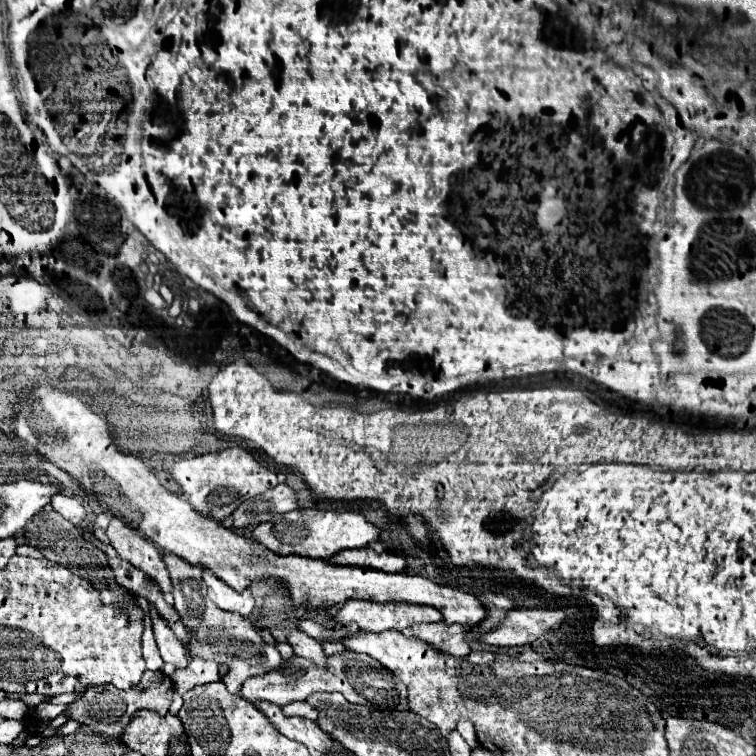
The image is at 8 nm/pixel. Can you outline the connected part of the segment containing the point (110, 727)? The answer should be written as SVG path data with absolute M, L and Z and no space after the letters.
M146 671L142 681L128 691L120 691L112 685L100 685L100 687L84 691L82 699L78 699L76 703L72 703L68 707L68 713L70 713L70 719L78 721L84 727L90 727L98 733L120 739L124 727L130 723L130 719L136 711L150 709L150 711L156 711L158 715L166 715L168 707L172 703L172 693L174 693L172 691L172 681L170 681L168 675L164 675L160 671Z

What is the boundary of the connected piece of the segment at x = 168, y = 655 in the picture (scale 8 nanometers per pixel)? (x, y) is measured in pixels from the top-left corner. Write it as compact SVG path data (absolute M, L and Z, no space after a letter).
M152 609L152 625L154 625L154 635L156 635L156 643L160 649L160 655L166 663L176 665L176 669L180 669L180 659L188 659L188 653L184 649L184 645L176 639L174 631L166 625L164 619L160 619L160 615L156 613L156 609Z

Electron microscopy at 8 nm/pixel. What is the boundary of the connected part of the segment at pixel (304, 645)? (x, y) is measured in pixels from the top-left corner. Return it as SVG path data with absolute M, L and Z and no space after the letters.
M292 629L292 631L288 631L286 639L288 639L288 643L292 645L292 649L294 649L294 653L296 653L298 657L310 659L310 661L314 661L314 663L318 663L318 665L324 665L324 663L326 663L326 659L324 659L326 653L322 651L320 641L312 639L312 637L306 635L304 631Z

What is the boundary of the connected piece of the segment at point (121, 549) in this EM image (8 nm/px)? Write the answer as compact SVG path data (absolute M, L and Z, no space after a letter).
M114 517L110 521L106 535L108 535L110 545L116 549L120 559L126 559L134 567L138 567L140 571L144 571L146 575L156 579L162 593L172 591L170 575L164 567L164 561L160 557L158 547L152 541L148 541L144 535L140 535L140 531L136 531L134 527L128 527L118 517Z

